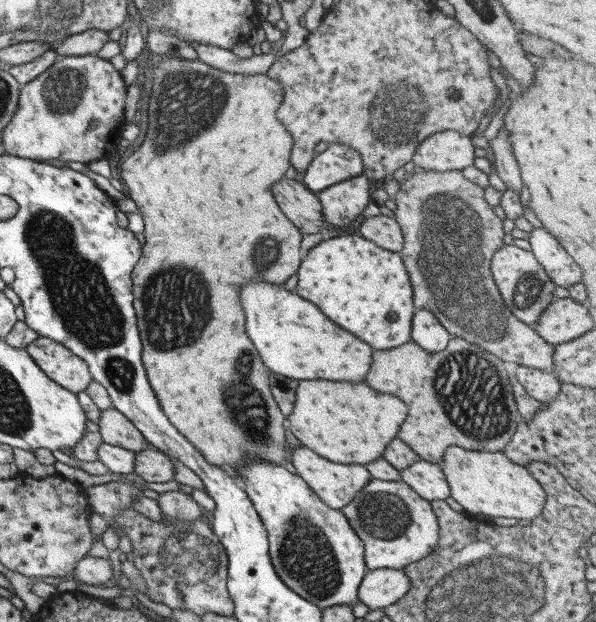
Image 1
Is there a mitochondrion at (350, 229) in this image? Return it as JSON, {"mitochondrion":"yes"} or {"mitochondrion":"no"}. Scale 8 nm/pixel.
{"mitochondrion":"no"}

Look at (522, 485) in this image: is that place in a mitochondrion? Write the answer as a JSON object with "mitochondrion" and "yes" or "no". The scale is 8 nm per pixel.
{"mitochondrion":"no"}

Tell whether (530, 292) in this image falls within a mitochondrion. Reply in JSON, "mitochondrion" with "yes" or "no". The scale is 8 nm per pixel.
{"mitochondrion":"yes"}

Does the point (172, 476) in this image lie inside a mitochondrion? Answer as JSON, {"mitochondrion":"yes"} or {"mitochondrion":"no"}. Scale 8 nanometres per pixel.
{"mitochondrion":"no"}

